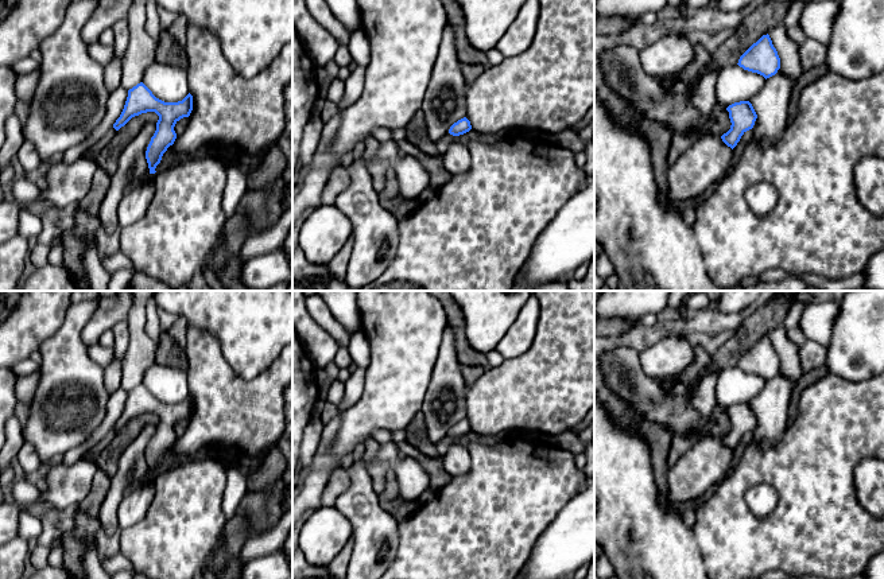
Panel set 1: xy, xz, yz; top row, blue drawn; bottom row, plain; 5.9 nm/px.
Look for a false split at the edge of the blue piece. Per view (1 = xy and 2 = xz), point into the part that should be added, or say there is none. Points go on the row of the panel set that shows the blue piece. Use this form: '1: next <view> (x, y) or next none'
1: next none
2: next none

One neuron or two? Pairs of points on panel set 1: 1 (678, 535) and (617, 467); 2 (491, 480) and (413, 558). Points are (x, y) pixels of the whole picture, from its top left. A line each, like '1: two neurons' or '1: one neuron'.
1: one neuron
2: one neuron

